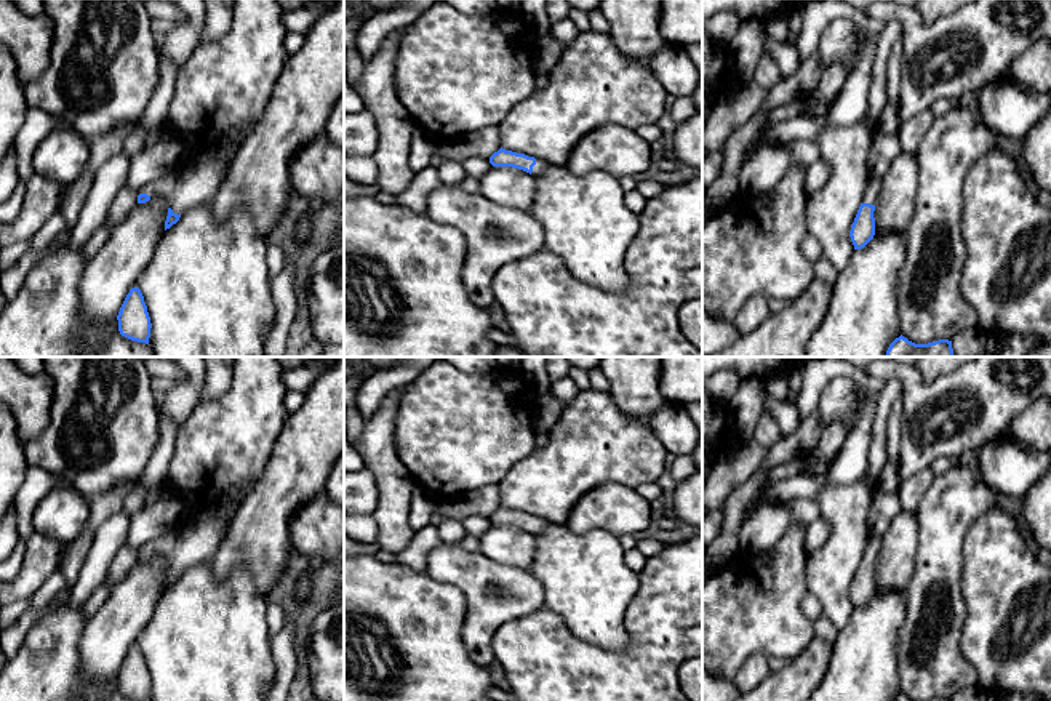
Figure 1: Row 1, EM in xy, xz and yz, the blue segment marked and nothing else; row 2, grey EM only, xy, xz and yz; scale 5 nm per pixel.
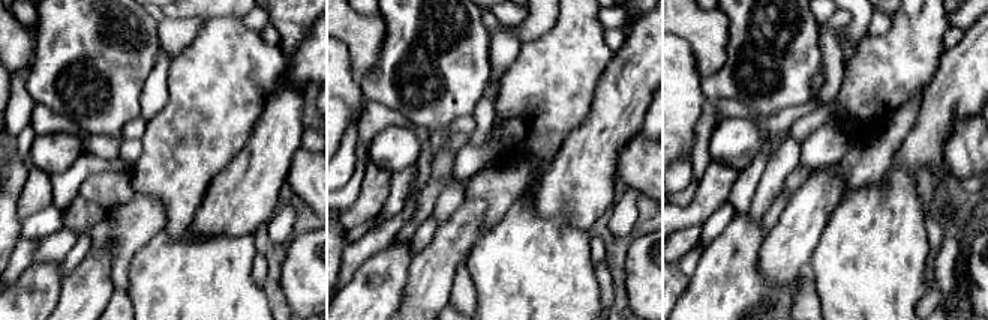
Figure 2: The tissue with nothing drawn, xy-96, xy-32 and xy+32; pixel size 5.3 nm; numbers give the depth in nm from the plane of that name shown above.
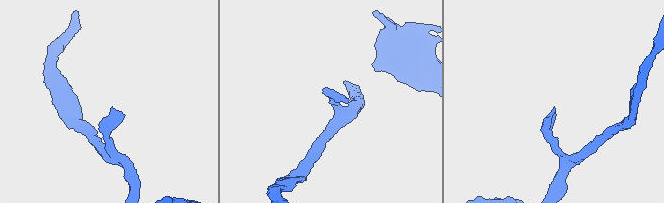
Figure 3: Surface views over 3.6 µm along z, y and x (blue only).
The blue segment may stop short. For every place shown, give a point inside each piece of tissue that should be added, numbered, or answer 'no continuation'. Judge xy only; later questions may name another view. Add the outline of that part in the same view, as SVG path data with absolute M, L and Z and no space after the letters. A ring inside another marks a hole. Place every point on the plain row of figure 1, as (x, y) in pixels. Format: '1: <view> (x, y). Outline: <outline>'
1: xy (195, 540). Outline: M246 488L238 499L211 512L200 507L190 511L174 530L146 543L139 552L165 560L176 573L211 562L226 538L230 519L250 491Z

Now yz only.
1: yz (871, 552). Outline: M869 535L867 546L864 549L862 562L875 563L878 552L880 552L880 546L881 546L881 536Z

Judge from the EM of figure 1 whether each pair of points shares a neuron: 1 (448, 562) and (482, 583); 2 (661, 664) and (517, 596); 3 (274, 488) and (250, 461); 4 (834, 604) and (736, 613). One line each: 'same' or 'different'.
1: same
2: different
3: different
4: different

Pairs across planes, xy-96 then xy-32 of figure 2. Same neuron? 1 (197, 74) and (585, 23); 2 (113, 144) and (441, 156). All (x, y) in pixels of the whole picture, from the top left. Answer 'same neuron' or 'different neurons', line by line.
1: same neuron
2: different neurons

